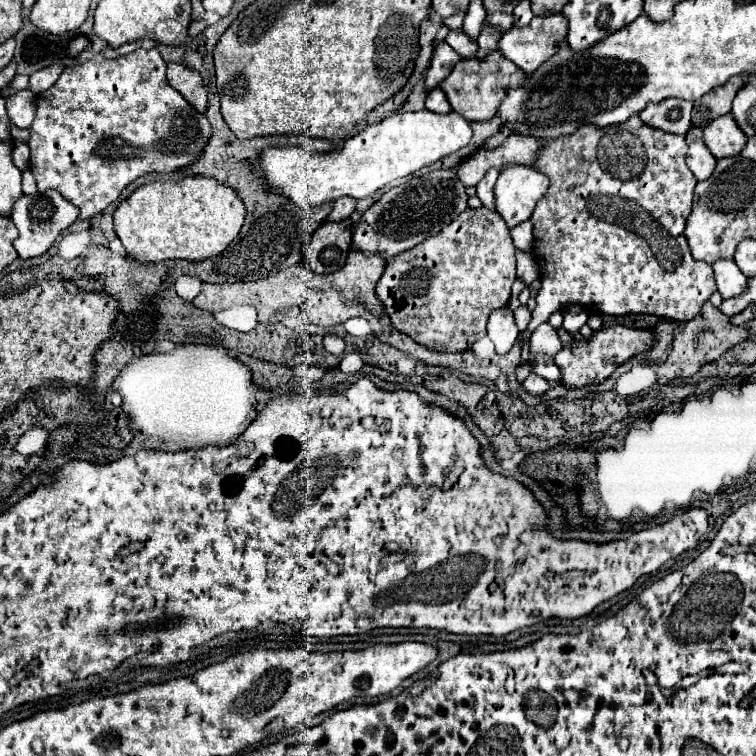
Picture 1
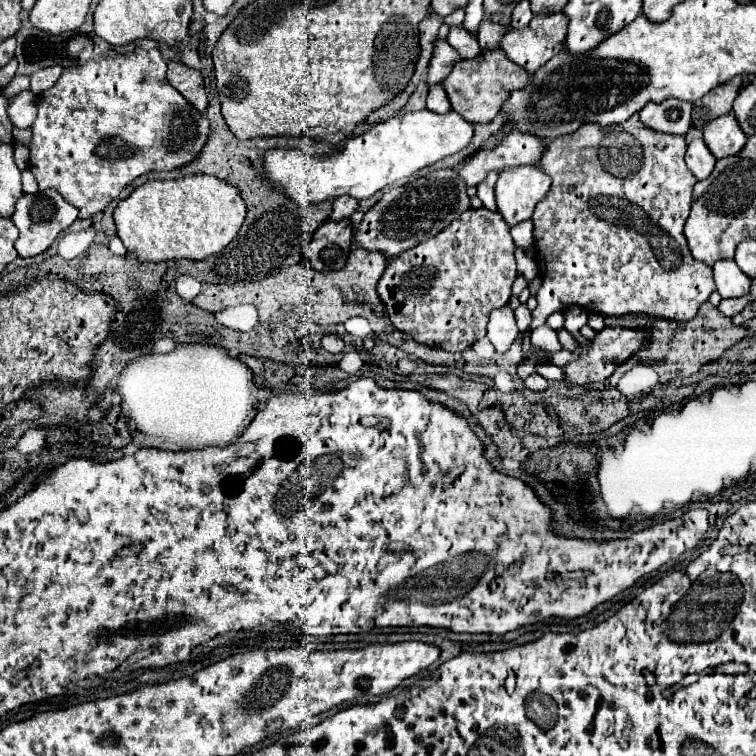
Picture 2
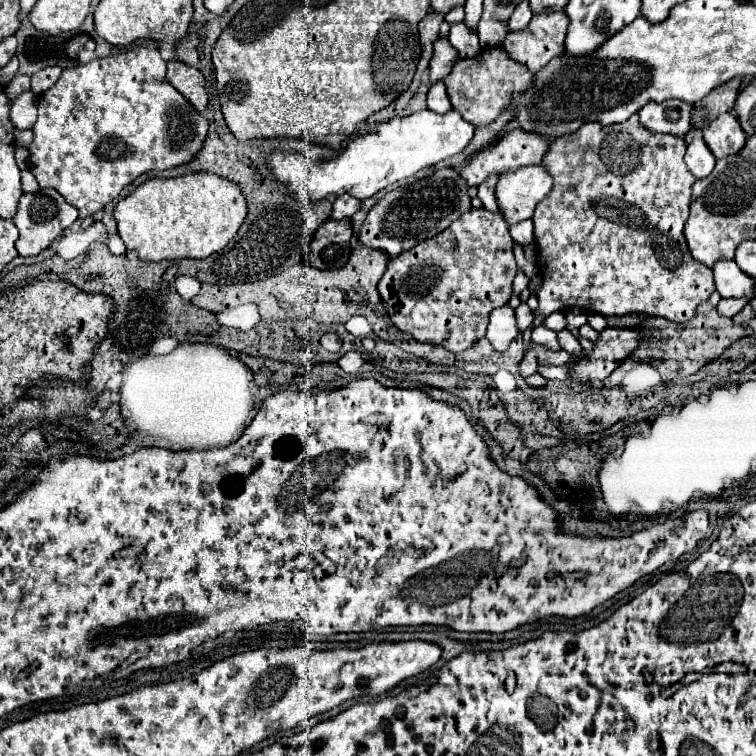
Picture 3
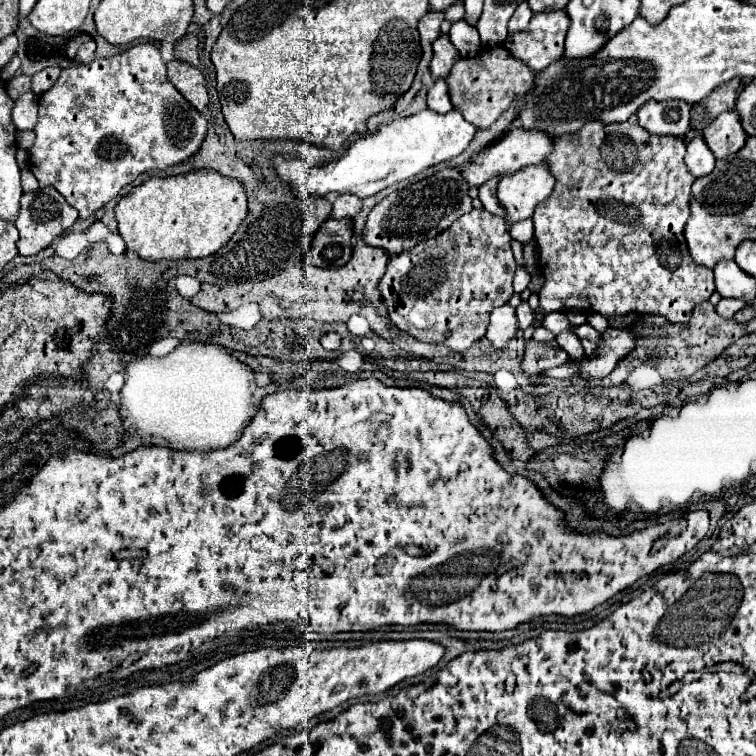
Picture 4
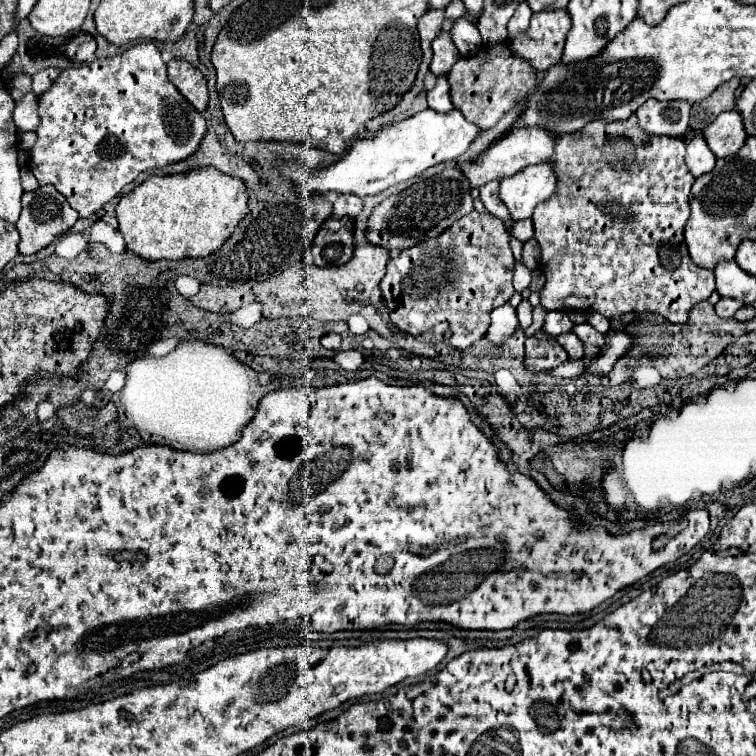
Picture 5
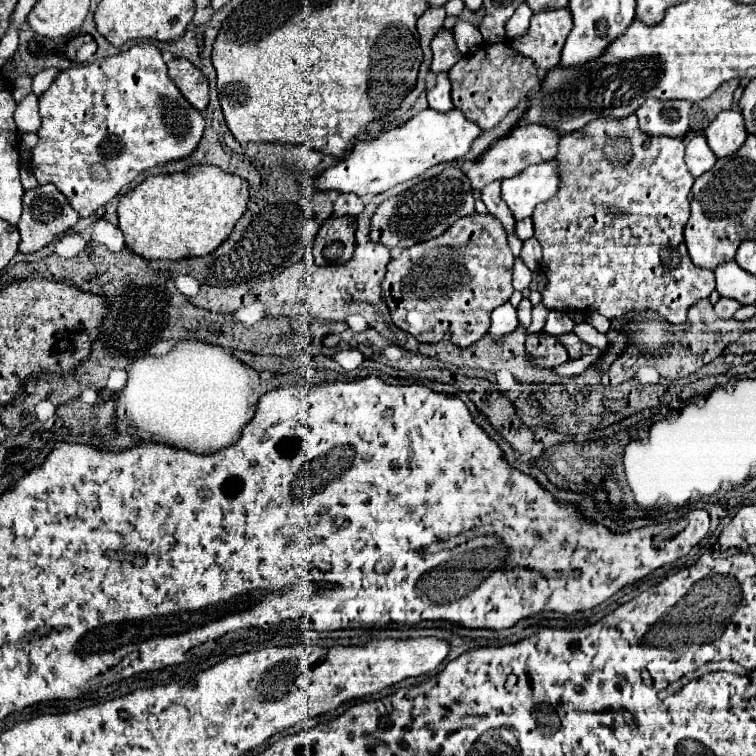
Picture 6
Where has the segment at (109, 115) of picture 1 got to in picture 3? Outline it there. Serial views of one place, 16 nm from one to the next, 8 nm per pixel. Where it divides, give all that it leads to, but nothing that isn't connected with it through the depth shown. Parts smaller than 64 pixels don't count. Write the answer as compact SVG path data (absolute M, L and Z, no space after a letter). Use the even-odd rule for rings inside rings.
M136 46L118 56L96 58L82 66L64 68L58 82L38 96L38 120L32 132L30 170L36 176L40 190L58 190L66 202L80 210L80 218L88 218L100 212L110 200L118 198L120 190L140 174L170 170L190 162L208 136L208 120L166 82L166 62L162 60L160 50Z

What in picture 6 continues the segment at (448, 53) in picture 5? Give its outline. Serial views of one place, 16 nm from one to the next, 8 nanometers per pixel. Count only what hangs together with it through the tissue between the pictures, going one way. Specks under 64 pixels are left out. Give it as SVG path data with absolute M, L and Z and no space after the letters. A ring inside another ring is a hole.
M438 30L436 38L432 40L432 52L434 52L434 60L432 60L432 66L430 70L434 74L440 74L440 72L448 72L460 58L460 50L456 48L456 42L452 38L452 32L450 30Z

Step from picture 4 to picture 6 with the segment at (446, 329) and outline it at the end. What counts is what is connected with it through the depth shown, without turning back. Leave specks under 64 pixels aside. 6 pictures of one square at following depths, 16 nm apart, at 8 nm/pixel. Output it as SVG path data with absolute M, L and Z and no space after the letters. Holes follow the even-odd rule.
M472 212L456 220L442 236L432 238L428 242L420 242L404 250L398 258L394 258L388 264L388 272L382 280L382 298L390 308L392 322L400 330L412 334L416 340L426 344L444 342L458 348L468 348L486 334L492 310L508 302L514 294L512 266L514 256L510 252L508 234L502 222L492 214Z

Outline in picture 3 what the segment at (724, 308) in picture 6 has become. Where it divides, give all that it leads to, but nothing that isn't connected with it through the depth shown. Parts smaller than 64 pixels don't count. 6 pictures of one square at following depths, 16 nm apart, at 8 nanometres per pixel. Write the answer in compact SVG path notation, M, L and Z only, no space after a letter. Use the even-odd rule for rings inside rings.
M728 298L728 300L720 300L718 304L718 312L726 318L732 318L734 314L738 314L750 300L748 298Z

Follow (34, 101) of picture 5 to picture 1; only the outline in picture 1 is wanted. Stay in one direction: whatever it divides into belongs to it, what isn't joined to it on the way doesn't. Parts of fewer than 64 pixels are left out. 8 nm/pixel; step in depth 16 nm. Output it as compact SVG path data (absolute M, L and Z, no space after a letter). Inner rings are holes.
M20 90L6 98L8 116L18 128L30 128L30 124L34 120L36 104L32 102L32 98L34 98L34 94L30 90Z

